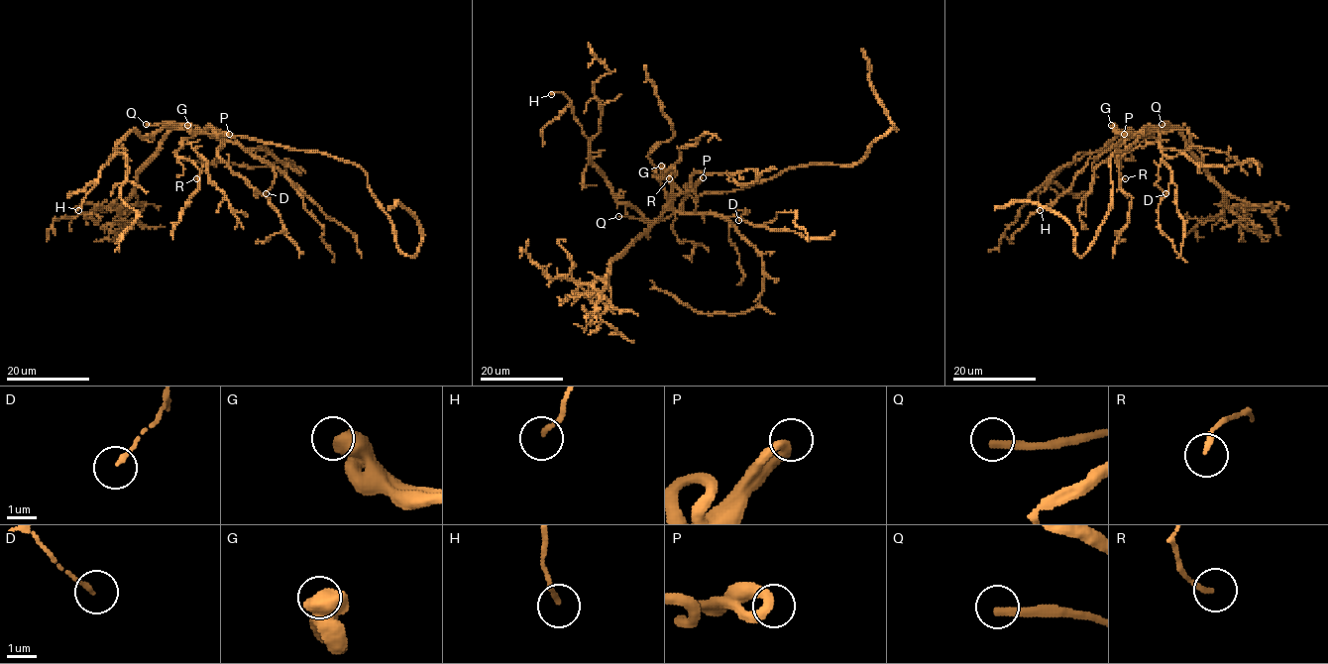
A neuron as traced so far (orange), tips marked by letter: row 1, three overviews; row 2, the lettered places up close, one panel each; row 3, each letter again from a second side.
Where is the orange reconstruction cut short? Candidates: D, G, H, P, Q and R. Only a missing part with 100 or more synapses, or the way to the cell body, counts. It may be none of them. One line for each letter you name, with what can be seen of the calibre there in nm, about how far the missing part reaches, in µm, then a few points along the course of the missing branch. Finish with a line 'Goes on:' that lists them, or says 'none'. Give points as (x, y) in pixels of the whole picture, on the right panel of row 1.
Q: 300 nm | 20 µm | (1162, 124), (1163, 130), (1157, 133), (1152, 128), (1148, 129)
Goes on: Q

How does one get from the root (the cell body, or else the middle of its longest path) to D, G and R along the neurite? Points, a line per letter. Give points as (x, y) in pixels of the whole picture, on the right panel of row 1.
D: (1138, 138), (1143, 133), (1141, 130), (1148, 126), (1158, 131), (1162, 162), (1158, 168), (1157, 184), (1165, 193)
G: (1138, 138), (1143, 133), (1141, 130), (1148, 126), (1156, 129), (1121, 133), (1111, 125)
R: (1138, 138), (1148, 126), (1156, 129), (1127, 140), (1114, 152), (1122, 165), (1118, 173), (1125, 178)

